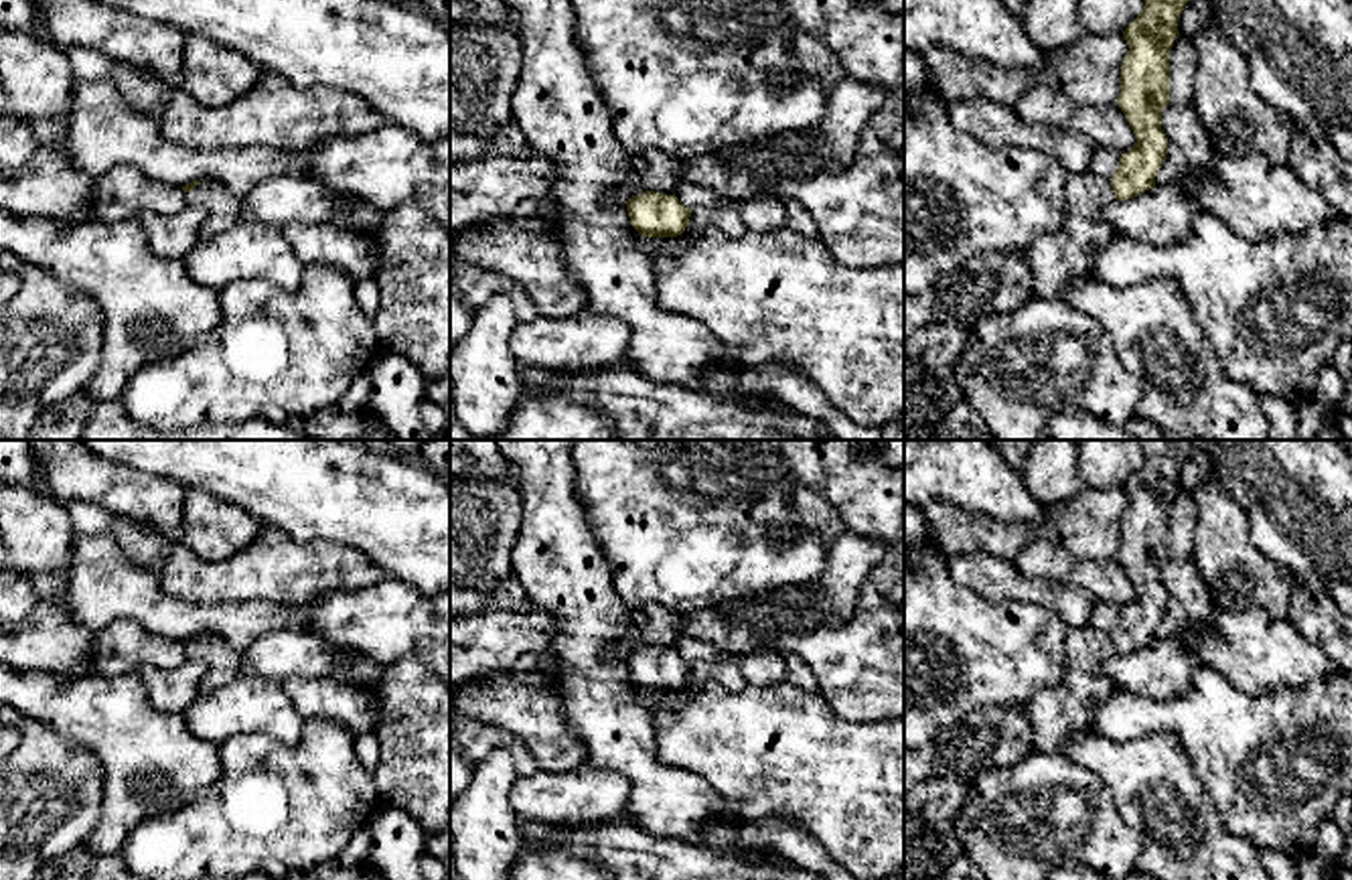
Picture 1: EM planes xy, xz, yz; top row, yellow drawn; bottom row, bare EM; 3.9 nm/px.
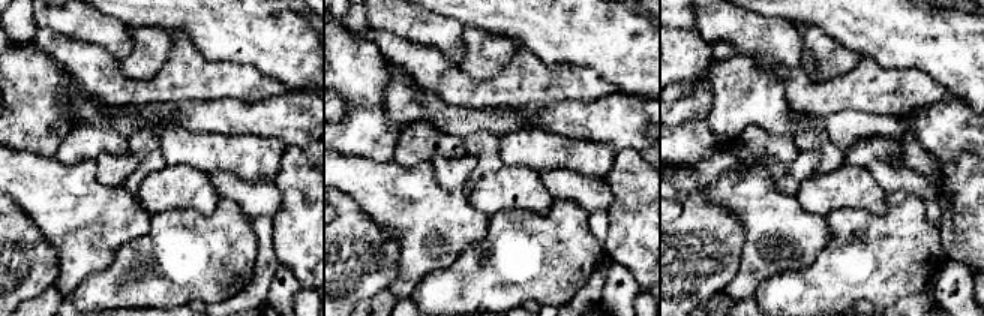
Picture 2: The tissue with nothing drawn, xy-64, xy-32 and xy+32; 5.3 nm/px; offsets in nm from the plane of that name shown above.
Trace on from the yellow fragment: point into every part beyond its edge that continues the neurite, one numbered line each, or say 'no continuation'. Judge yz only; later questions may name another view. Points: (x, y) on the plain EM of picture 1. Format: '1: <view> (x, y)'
1: yz (1057, 712)

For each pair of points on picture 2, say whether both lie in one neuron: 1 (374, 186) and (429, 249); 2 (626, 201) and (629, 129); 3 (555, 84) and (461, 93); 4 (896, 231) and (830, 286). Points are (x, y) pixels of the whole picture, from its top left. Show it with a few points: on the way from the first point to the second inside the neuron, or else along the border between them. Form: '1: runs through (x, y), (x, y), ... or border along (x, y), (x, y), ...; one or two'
1: runs through (389, 201), (422, 234); one
2: border along (617, 152), (633, 149), (644, 159); two
3: runs through (531, 84), (519, 84), (500, 93), (485, 93); one
4: runs through (881, 247), (870, 258), (846, 271); one

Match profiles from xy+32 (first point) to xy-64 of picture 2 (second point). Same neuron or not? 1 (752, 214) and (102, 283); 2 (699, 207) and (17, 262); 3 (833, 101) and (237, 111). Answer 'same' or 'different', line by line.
1: different
2: same
3: different

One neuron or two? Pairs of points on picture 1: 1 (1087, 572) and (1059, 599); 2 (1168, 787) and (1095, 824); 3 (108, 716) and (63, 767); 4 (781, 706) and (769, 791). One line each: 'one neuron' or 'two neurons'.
1: two neurons
2: two neurons
3: two neurons
4: one neuron

